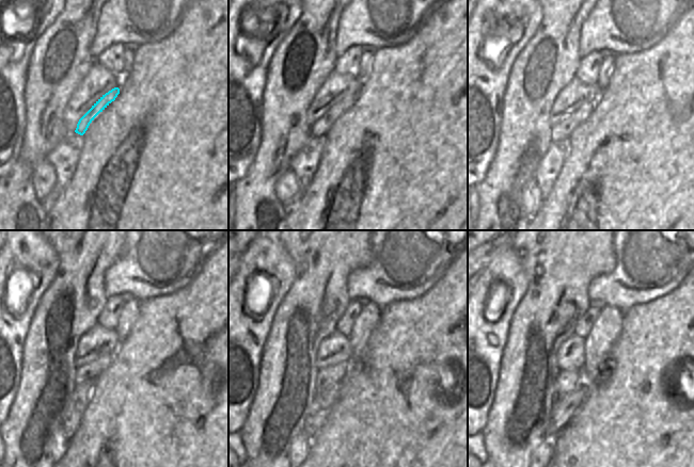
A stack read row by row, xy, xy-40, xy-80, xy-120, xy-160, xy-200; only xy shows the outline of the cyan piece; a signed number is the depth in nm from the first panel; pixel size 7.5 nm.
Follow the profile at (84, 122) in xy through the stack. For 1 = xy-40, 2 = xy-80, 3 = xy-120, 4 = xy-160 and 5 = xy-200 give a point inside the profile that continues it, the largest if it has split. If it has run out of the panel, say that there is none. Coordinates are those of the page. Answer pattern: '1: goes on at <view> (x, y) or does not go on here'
1: goes on at xy-40 (321, 126)
2: goes on at xy-80 (562, 130)
3: goes on at xy-120 (91, 371)
4: goes on at xy-160 (329, 377)
5: goes on at xy-200 (567, 381)

